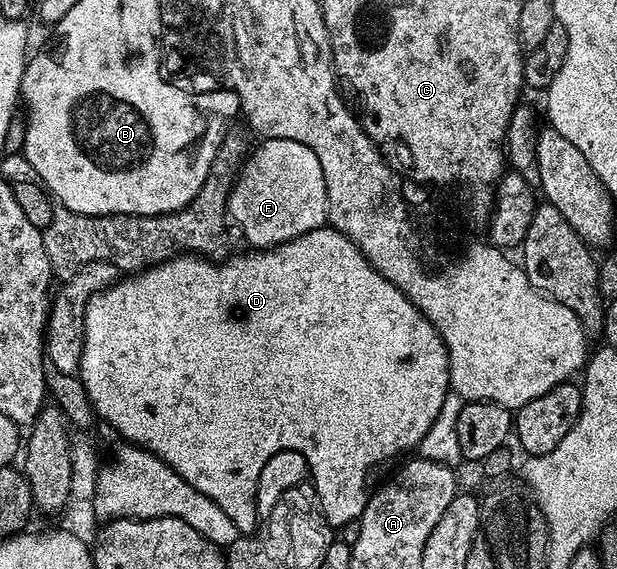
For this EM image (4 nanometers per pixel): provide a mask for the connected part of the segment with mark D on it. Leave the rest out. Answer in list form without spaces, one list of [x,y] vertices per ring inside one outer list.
[[[331,225],[319,226],[314,232],[306,232],[280,246],[256,248],[248,253],[252,254],[228,258],[221,266],[207,262],[204,256],[178,254],[159,266],[121,277],[112,286],[95,294],[86,304],[84,313],[84,347],[78,371],[89,404],[95,417],[105,418],[121,434],[119,437],[123,441],[157,454],[166,465],[174,468],[174,472],[178,472],[178,476],[182,476],[182,480],[186,480],[186,484],[214,500],[218,508],[234,520],[241,535],[249,535],[254,530],[254,487],[260,474],[265,473],[266,455],[276,450],[306,452],[318,510],[331,527],[355,523],[382,479],[397,465],[396,458],[403,459],[404,450],[415,451],[430,424],[434,424],[438,417],[442,400],[446,400],[450,393],[446,344],[423,312],[390,280],[383,278],[352,241],[342,236],[342,232],[333,230]]]

